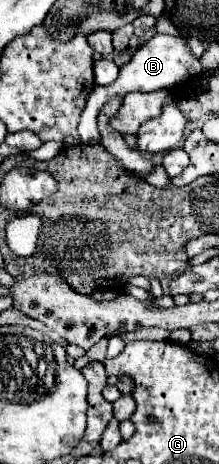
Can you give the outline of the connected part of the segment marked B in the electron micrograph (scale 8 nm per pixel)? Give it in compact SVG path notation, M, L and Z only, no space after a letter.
M154 34L152 38L148 38L130 58L128 64L124 64L120 68L118 78L110 84L110 86L94 86L94 90L88 96L88 104L82 112L80 124L78 124L78 132L82 136L84 144L98 144L98 124L96 124L96 116L102 110L102 106L112 100L112 98L124 98L130 92L154 92L154 90L162 90L162 88L172 88L172 86L180 86L182 82L198 76L202 72L202 66L198 62L198 58L190 52L190 48L186 46L184 38L180 36L166 36L166 34Z

